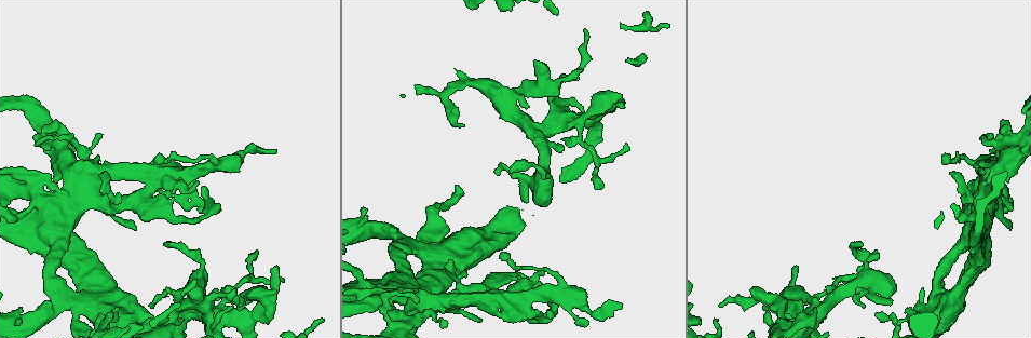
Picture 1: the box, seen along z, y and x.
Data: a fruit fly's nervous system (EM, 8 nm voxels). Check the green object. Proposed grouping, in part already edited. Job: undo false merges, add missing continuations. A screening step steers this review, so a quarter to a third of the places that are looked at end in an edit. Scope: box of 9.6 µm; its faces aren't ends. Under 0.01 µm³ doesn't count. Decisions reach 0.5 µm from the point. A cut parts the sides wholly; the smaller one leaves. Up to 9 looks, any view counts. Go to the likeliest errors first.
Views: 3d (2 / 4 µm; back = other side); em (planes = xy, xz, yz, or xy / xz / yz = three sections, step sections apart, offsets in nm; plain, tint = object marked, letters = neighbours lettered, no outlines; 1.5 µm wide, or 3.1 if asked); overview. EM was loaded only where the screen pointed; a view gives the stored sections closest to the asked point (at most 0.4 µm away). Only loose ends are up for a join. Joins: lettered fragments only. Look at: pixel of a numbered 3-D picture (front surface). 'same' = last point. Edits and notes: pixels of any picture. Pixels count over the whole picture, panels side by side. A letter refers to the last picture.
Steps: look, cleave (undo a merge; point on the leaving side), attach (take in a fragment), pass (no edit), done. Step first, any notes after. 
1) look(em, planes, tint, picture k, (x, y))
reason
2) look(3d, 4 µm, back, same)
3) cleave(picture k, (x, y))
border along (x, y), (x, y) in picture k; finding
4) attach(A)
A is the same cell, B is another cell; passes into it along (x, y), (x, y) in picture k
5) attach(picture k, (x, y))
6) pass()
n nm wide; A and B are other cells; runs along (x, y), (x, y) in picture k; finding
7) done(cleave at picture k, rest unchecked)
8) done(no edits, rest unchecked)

look(3d, 4 µm, picture 1, (503, 234))
touches itself

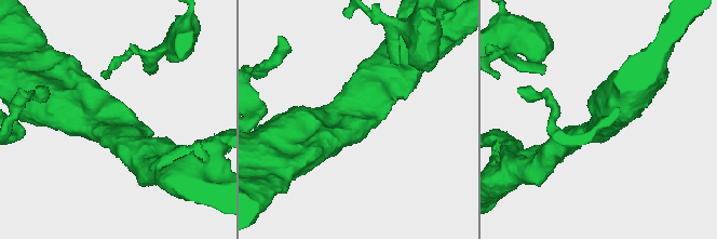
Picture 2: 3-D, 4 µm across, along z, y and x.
look(em, planes, letters, picture 2, (361, 122))
shape alone is not enough

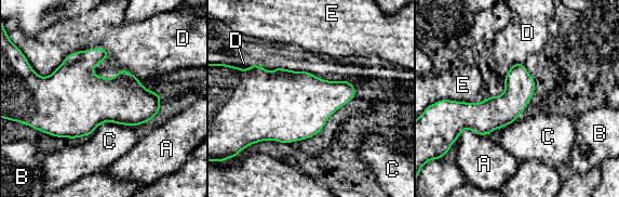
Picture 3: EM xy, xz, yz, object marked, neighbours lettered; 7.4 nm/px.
pass()
360 nm wide; A, B, C, D and E are other cells; continuous, no second neuron

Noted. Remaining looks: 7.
look(3d, 2 µm, picture 1, (669, 25))

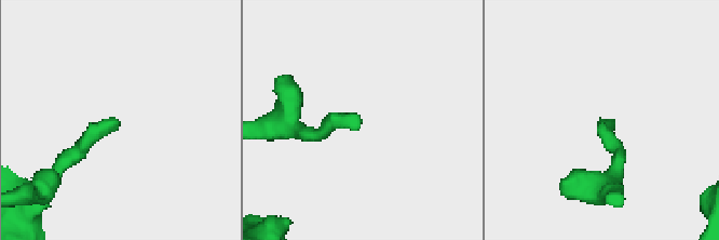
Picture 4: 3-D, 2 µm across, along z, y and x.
look(em, xy, step 4, tint, picture 4, (116, 120))
need the tissue

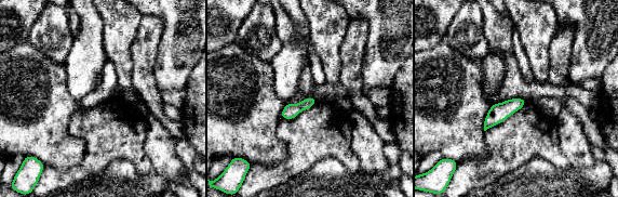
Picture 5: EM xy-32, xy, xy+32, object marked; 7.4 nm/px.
look(em, xy, step 4, letters, same)
see the neighbours

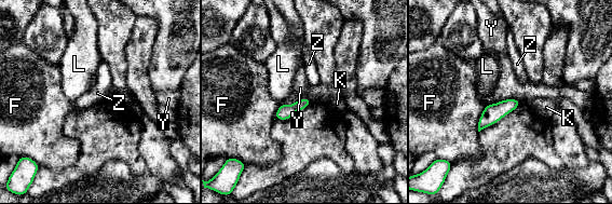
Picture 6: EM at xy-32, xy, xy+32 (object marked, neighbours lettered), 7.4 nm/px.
pass()
80 nm wide; F, K, L, Y and Z are other cells; border along (520, 102), (505, 98), (486, 105) in picture 6; none of them fits

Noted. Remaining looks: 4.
look(3d, 4 µm, picture 1, (621, 106))
an open end

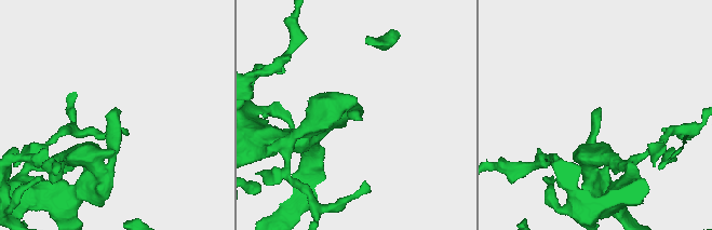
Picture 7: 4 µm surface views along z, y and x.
look(em, planes, letters, picture 7, (355, 116))
shape alone is not enough

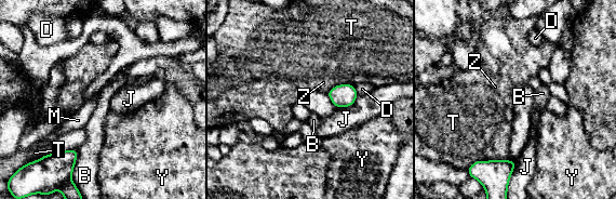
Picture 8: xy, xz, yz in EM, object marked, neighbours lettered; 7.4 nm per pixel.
pass()
180 nm wide; B, D, J, M, T, Y and Z are other cells; border along (359, 95), (351, 105), (337, 108) in picture 8; none of them fits

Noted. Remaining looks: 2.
done(no edits, rest unchecked)

